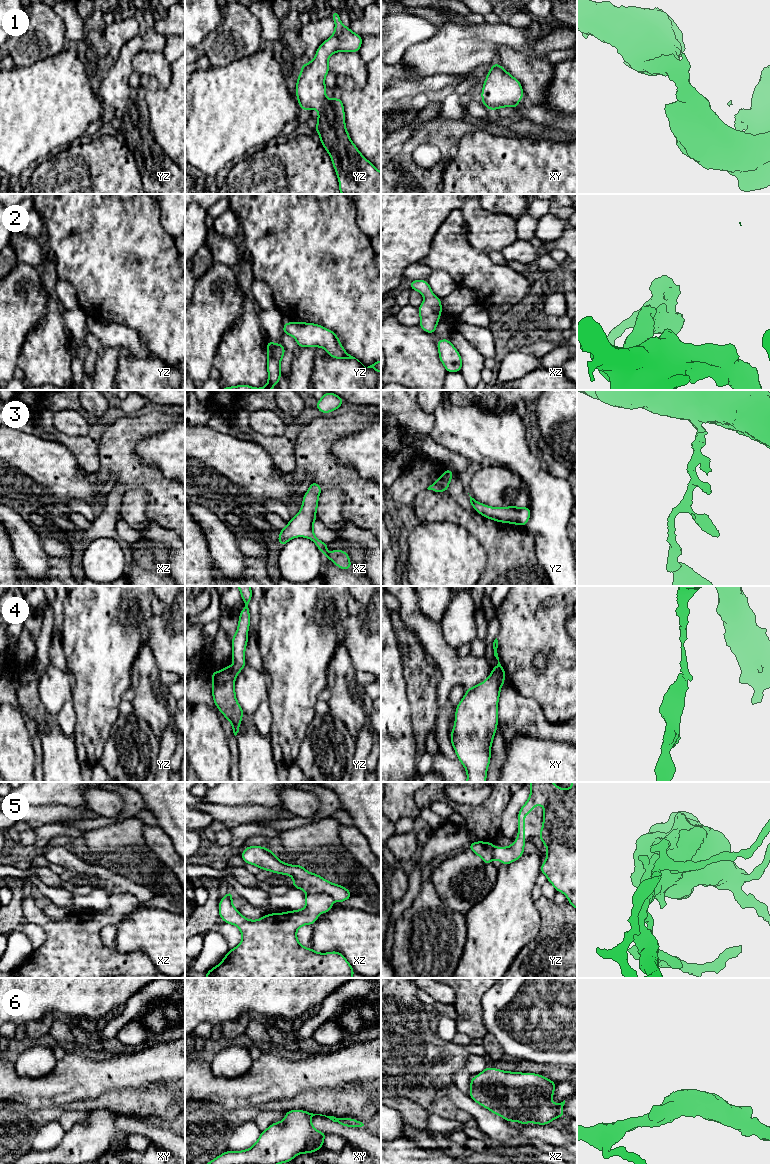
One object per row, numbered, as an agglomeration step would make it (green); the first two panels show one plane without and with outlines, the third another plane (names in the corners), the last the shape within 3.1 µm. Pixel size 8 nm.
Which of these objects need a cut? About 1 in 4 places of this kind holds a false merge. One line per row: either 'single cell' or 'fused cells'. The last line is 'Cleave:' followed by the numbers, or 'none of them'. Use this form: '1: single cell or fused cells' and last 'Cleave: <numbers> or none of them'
1: single cell
2: single cell
3: single cell
4: fused cells
5: fused cells
6: single cell
Cleave: 4, 5

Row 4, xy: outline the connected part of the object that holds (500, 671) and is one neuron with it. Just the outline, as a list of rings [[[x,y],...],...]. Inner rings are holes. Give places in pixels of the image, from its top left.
[[[497,638],[494,640],[493,642],[493,649],[494,649],[494,656],[496,657],[496,659],[498,660],[498,664],[495,668],[495,671],[498,675],[498,677],[500,678],[501,681],[504,680],[505,678],[505,670],[504,668],[502,667],[502,665],[500,664],[499,662],[499,657],[498,657],[498,653],[497,653],[497,648],[498,648],[498,640]]]

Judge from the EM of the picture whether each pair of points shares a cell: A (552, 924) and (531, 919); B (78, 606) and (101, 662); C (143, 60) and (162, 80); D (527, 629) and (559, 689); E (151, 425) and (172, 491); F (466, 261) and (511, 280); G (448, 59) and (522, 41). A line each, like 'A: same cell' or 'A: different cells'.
A: different cells
B: same cell
C: same cell
D: same cell
E: same cell
F: same cell
G: same cell

